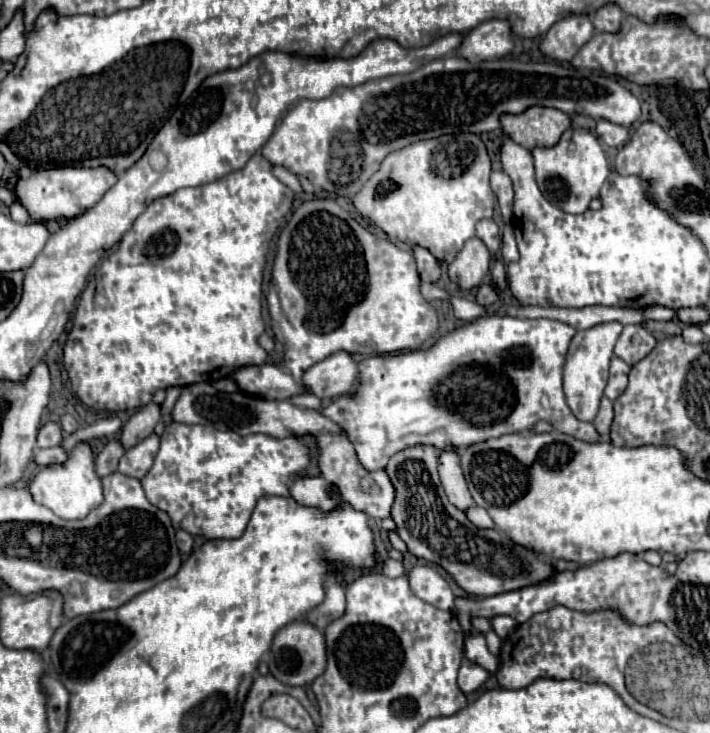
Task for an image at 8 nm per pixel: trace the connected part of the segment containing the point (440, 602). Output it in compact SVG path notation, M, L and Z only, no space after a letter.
M417 565L407 571L407 577L409 577L409 585L411 585L413 593L417 593L417 597L421 597L423 601L427 601L439 609L453 609L455 595L447 581L443 585L441 573L437 573L433 567Z

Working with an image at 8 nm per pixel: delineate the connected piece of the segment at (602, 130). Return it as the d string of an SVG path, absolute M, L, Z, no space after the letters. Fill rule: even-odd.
M599 119L597 121L597 135L607 147L621 147L627 141L629 131L625 127L621 127L621 125L615 125L615 123L609 123L605 119Z

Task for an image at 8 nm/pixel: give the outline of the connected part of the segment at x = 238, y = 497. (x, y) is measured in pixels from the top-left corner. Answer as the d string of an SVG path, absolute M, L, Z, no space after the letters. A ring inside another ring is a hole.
M171 423L161 435L161 447L155 457L151 471L141 479L145 495L153 505L169 513L175 529L185 529L193 535L207 539L235 539L241 537L247 521L253 513L253 507L261 495L283 495L287 497L289 481L303 473L309 463L309 449L303 439L287 437L275 439L265 435L247 435L241 437L233 431L217 431L207 425L183 425Z

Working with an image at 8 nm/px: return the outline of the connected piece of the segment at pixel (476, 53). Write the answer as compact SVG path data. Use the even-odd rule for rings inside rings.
M491 19L465 33L465 39L457 49L457 55L469 61L489 61L507 55L511 49L513 49L511 23L505 19Z

